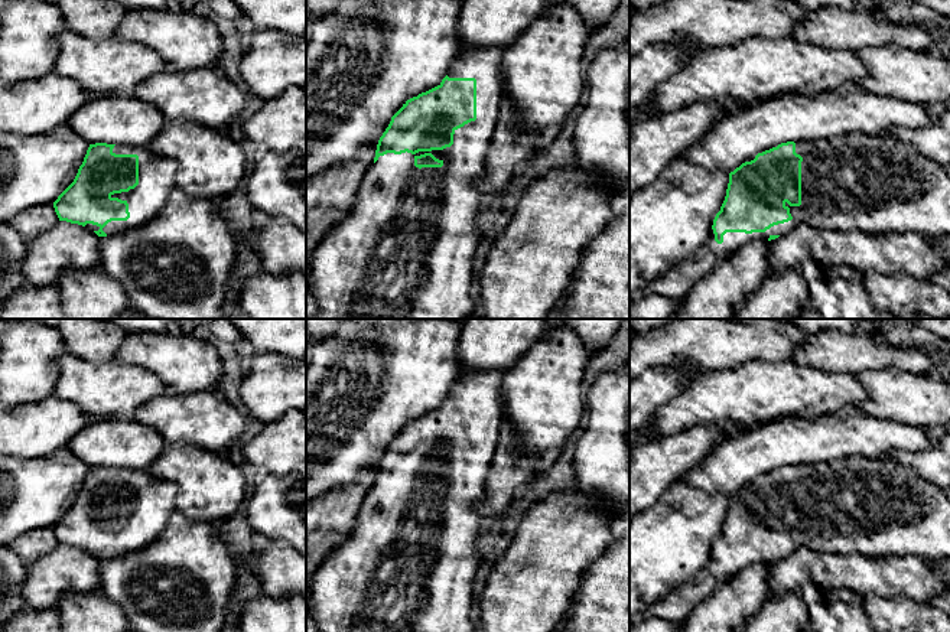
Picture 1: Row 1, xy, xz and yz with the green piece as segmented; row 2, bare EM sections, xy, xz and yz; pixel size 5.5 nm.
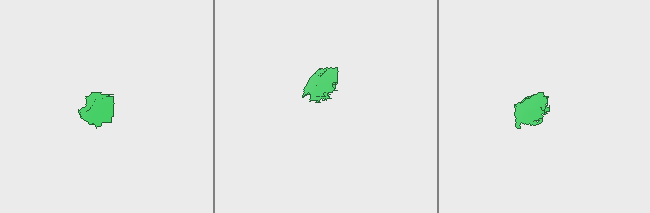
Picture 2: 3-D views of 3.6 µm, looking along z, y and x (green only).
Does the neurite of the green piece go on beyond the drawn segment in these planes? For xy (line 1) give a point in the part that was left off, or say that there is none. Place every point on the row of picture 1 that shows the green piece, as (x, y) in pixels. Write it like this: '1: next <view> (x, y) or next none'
1: next xy (156, 173)

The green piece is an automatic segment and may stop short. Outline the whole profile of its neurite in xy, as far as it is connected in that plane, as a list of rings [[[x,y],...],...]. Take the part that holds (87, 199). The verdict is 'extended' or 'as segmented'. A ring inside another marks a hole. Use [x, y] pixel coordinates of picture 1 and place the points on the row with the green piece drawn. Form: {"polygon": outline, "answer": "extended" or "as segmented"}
{"polygon": [[[90,144],[74,182],[53,202],[59,221],[111,237],[152,222],[175,188],[176,160],[150,147]]], "answer": "extended"}

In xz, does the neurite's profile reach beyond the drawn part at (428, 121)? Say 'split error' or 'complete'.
split error

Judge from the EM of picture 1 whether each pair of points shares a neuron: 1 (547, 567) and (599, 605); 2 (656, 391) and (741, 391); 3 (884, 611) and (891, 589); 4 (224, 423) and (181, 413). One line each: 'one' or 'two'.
1: two
2: two
3: two
4: one

